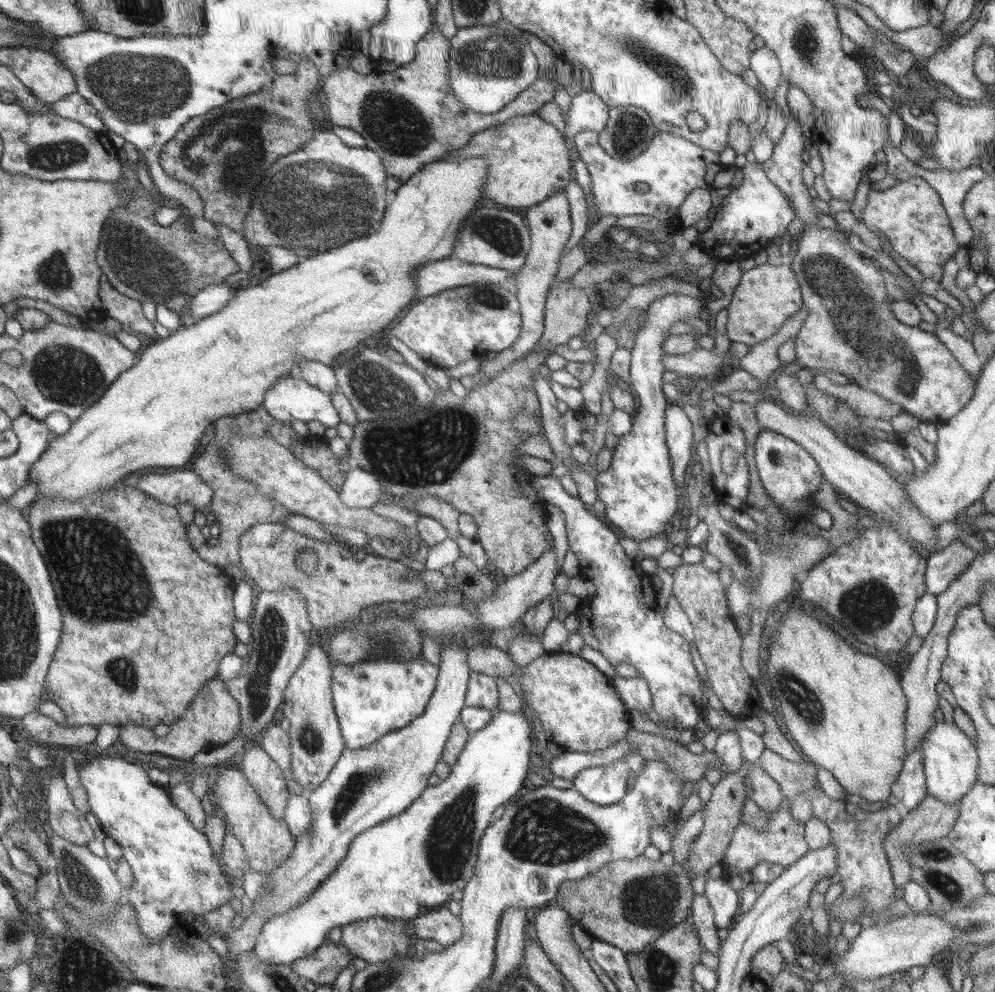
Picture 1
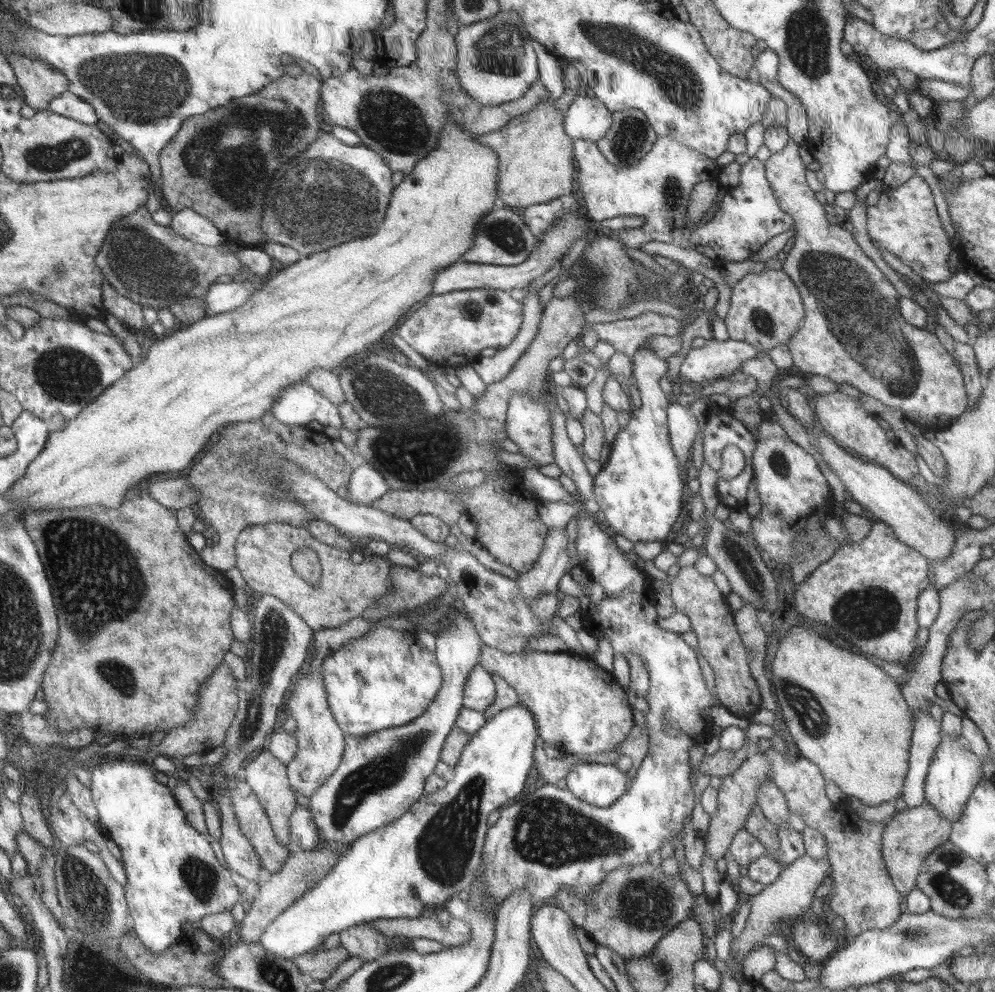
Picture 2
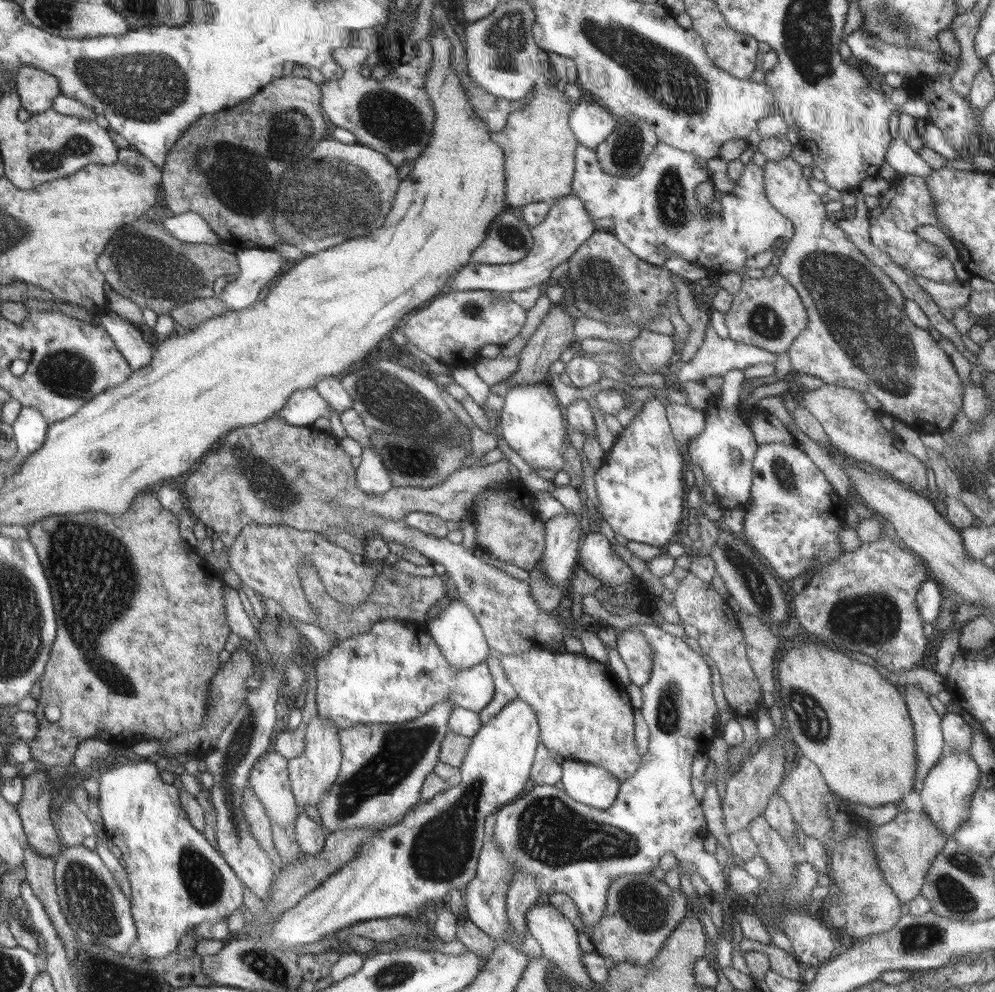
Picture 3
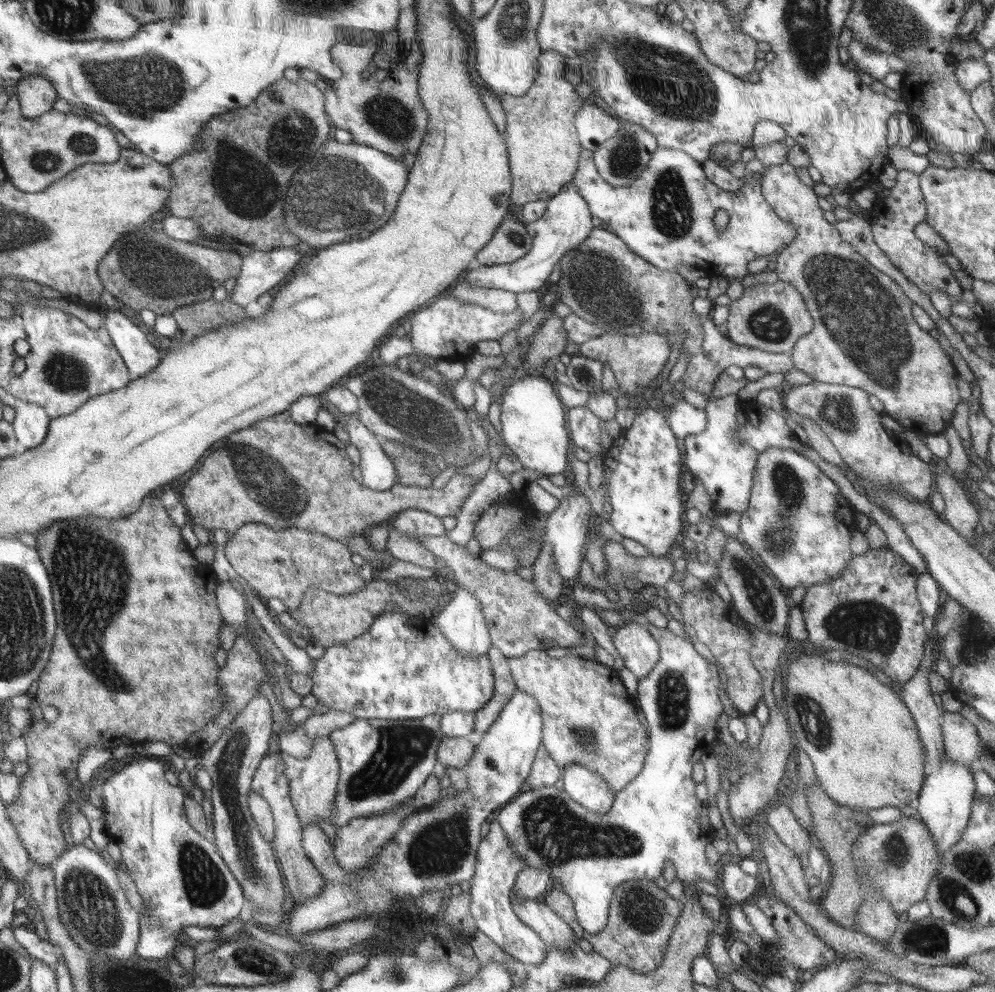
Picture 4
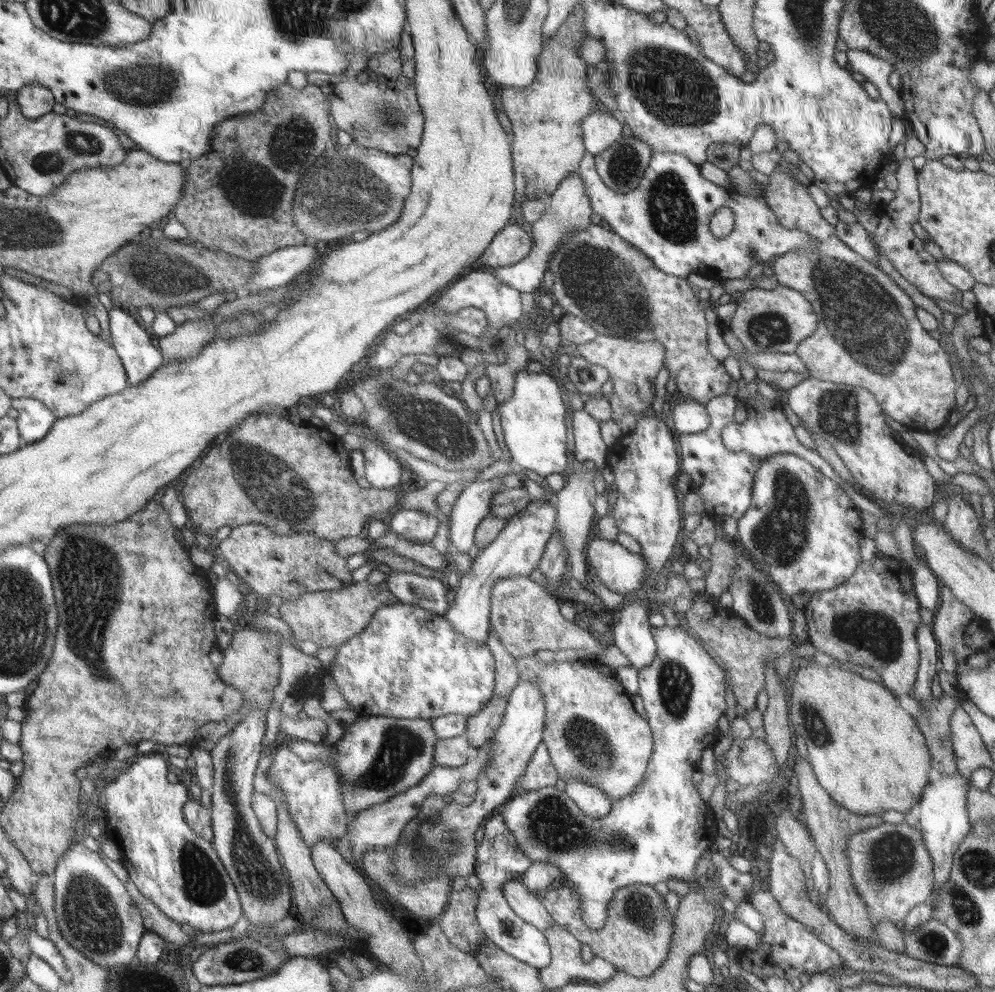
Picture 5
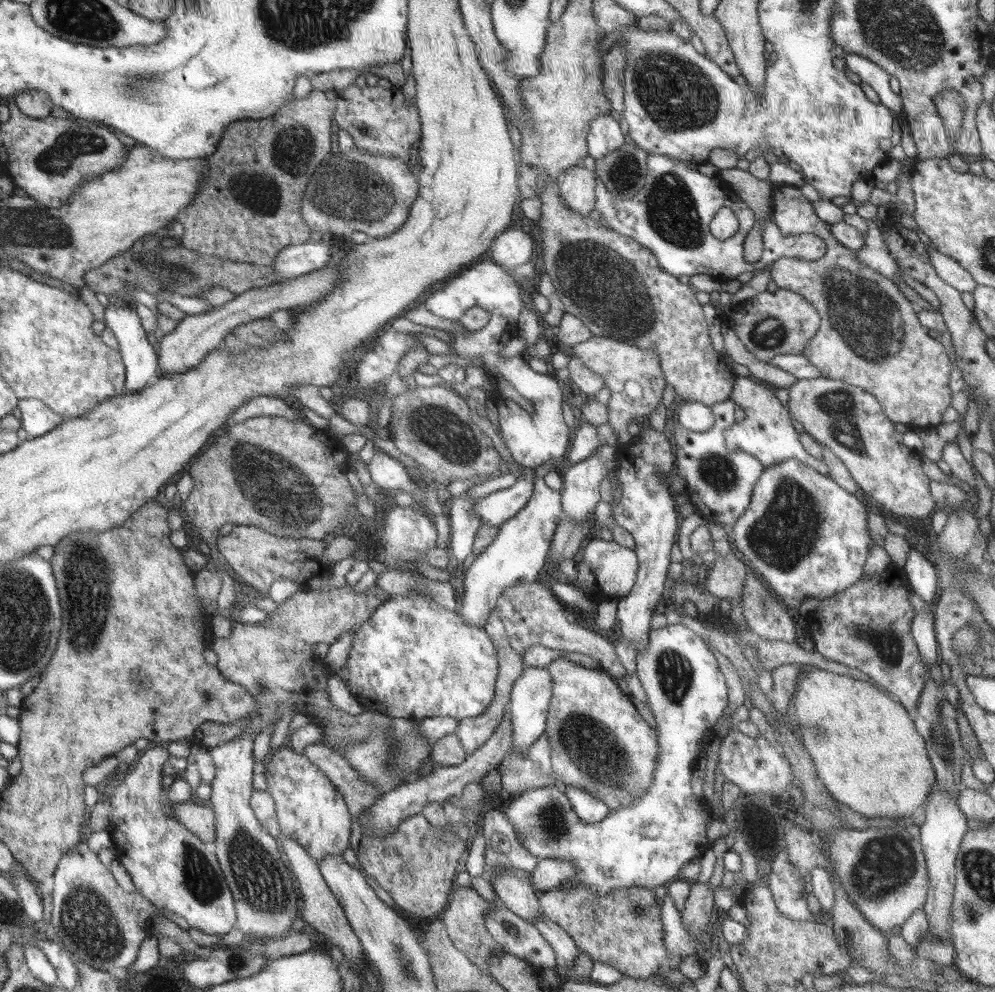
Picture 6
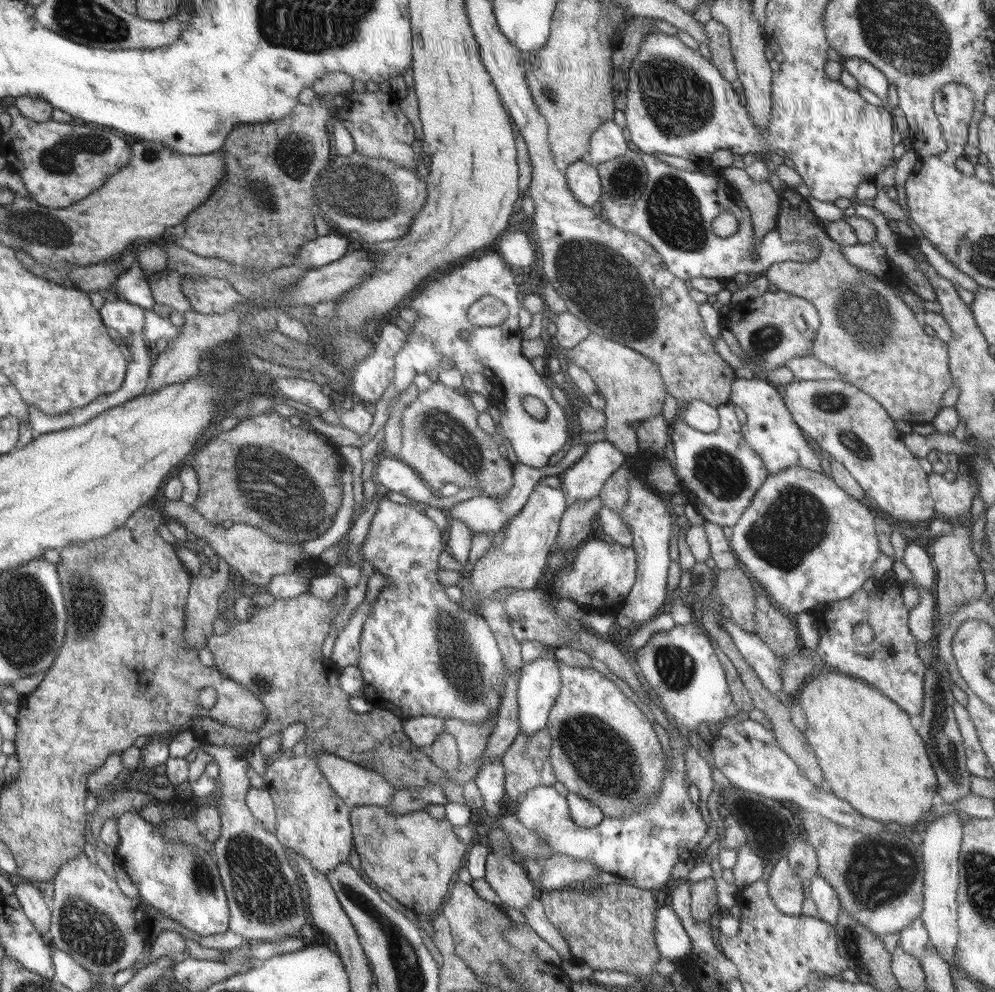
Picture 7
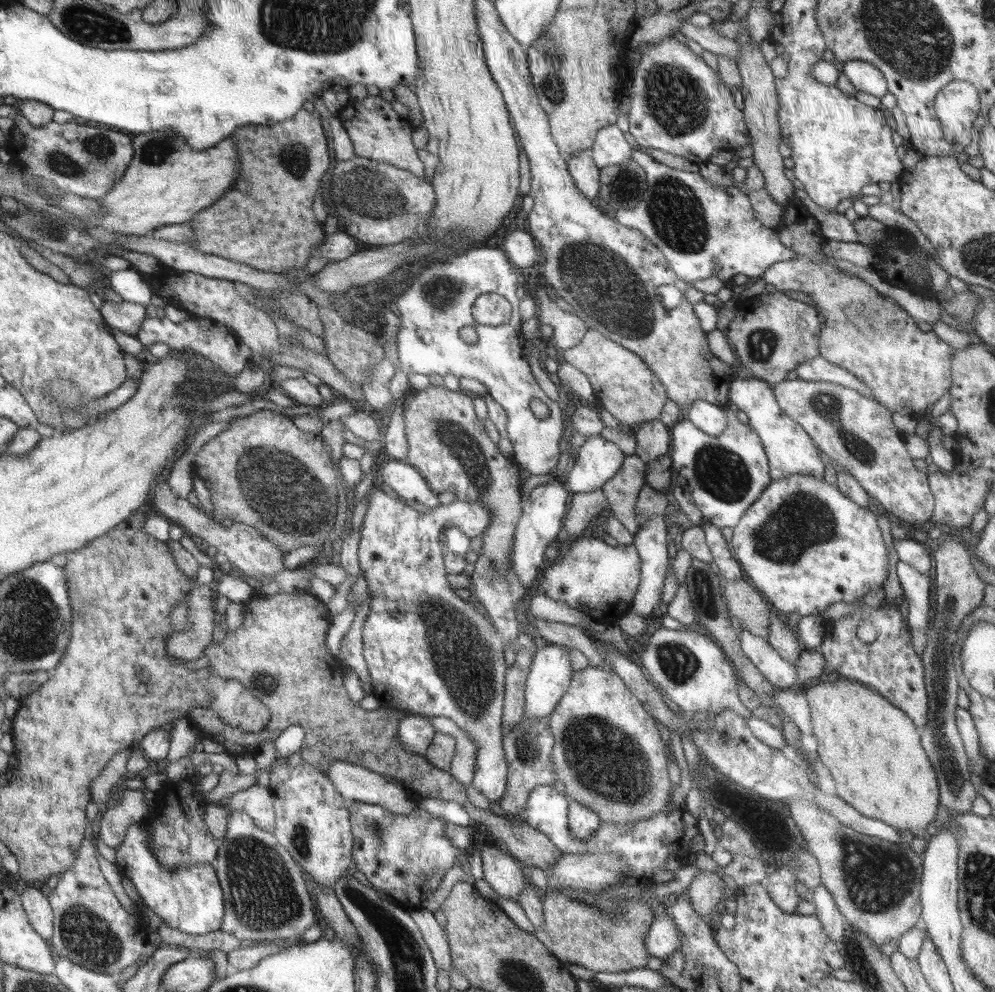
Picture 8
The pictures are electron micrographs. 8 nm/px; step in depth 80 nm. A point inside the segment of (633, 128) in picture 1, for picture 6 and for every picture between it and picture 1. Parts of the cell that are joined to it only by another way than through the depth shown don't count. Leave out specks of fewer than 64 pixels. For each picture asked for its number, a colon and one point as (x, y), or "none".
2: (631, 137)
3: (624, 153)
4: (621, 160)
5: (621, 167)
6: (623, 172)

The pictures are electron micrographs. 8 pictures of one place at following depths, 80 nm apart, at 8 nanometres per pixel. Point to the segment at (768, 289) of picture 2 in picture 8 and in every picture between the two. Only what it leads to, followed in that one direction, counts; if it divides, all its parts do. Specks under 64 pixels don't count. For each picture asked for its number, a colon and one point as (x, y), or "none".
3: (768, 313)
4: (771, 318)
5: (771, 321)
6: (769, 324)
7: (781, 326)
8: (772, 334)

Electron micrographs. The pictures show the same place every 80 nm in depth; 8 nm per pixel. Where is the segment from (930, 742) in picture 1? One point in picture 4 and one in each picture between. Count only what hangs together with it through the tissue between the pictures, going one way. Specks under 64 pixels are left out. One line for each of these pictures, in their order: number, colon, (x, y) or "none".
2: (955, 770)
3: (946, 793)
4: (946, 798)

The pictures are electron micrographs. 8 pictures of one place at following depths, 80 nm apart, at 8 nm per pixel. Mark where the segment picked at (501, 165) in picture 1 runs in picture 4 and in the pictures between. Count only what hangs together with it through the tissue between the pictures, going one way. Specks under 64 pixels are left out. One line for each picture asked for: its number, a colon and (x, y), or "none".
2: (537, 164)
3: (538, 143)
4: (542, 140)

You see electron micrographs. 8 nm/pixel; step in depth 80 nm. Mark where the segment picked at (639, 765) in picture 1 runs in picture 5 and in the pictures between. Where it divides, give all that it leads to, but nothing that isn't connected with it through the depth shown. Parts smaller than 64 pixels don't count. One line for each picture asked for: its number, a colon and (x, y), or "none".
2: (601, 785)
3: (592, 785)
4: (592, 791)
5: (593, 802)

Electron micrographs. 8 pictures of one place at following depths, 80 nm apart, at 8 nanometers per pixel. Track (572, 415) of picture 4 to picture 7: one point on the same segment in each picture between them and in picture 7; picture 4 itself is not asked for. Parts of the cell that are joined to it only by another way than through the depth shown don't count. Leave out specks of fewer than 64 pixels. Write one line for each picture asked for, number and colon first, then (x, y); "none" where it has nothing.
5: (589, 446)
6: (585, 444)
7: (480, 514)

